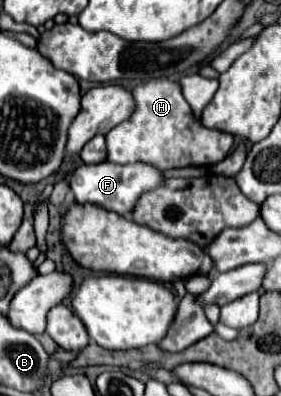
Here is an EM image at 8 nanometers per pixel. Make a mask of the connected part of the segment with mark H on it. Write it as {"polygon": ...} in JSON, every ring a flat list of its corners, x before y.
{"polygon":[[153,78,131,88,135,100,133,114,107,132,107,160,113,164,145,162,159,170,183,168,183,166,207,166,221,162,233,148,233,136,207,130,193,118,187,100,181,94,181,86,169,78]]}

